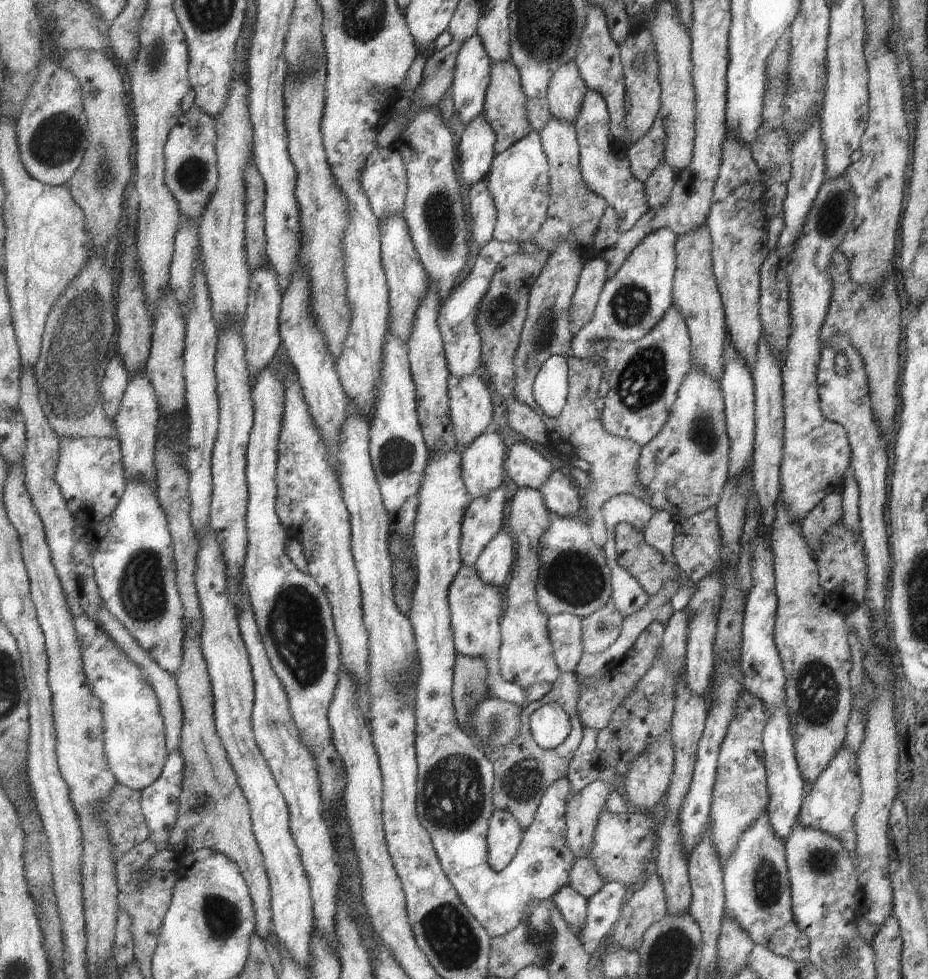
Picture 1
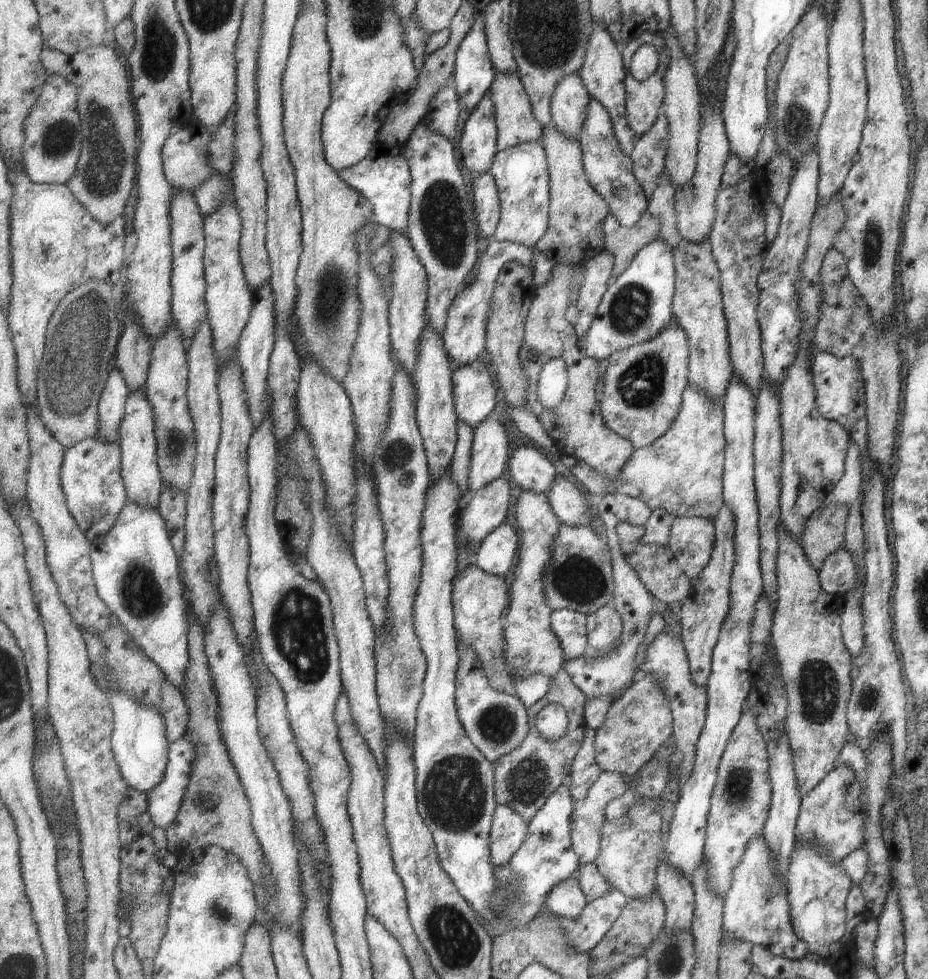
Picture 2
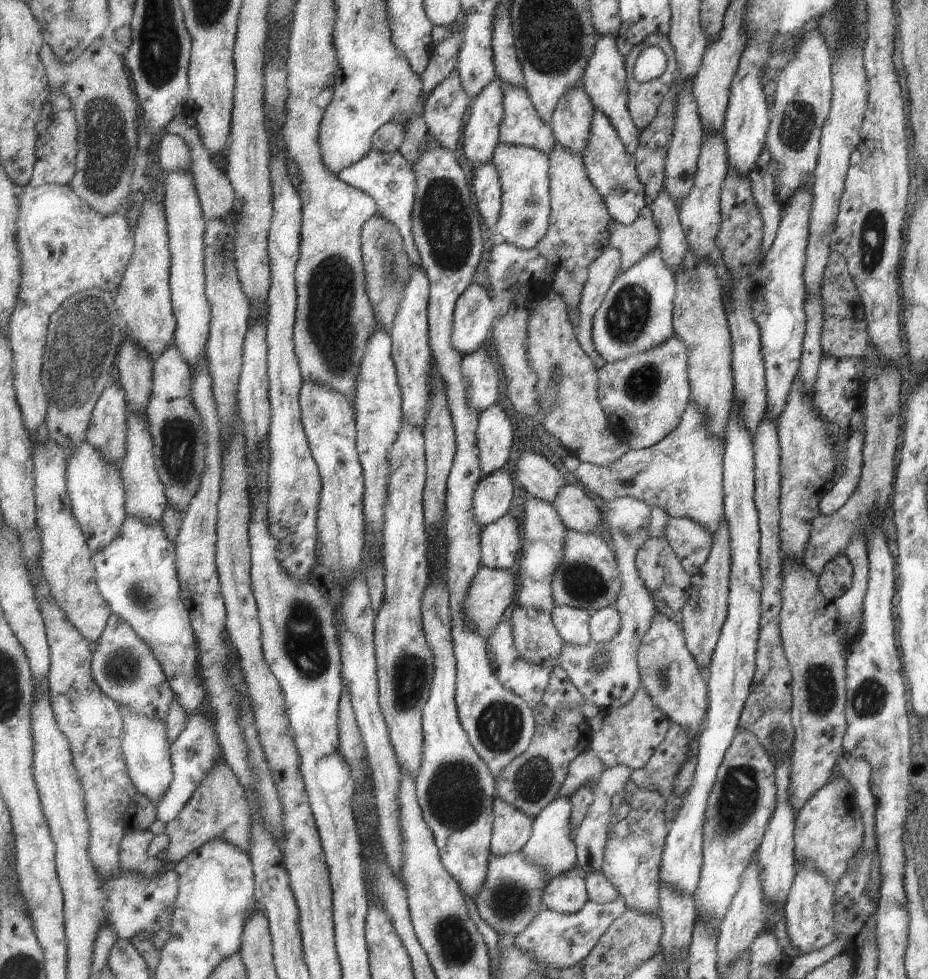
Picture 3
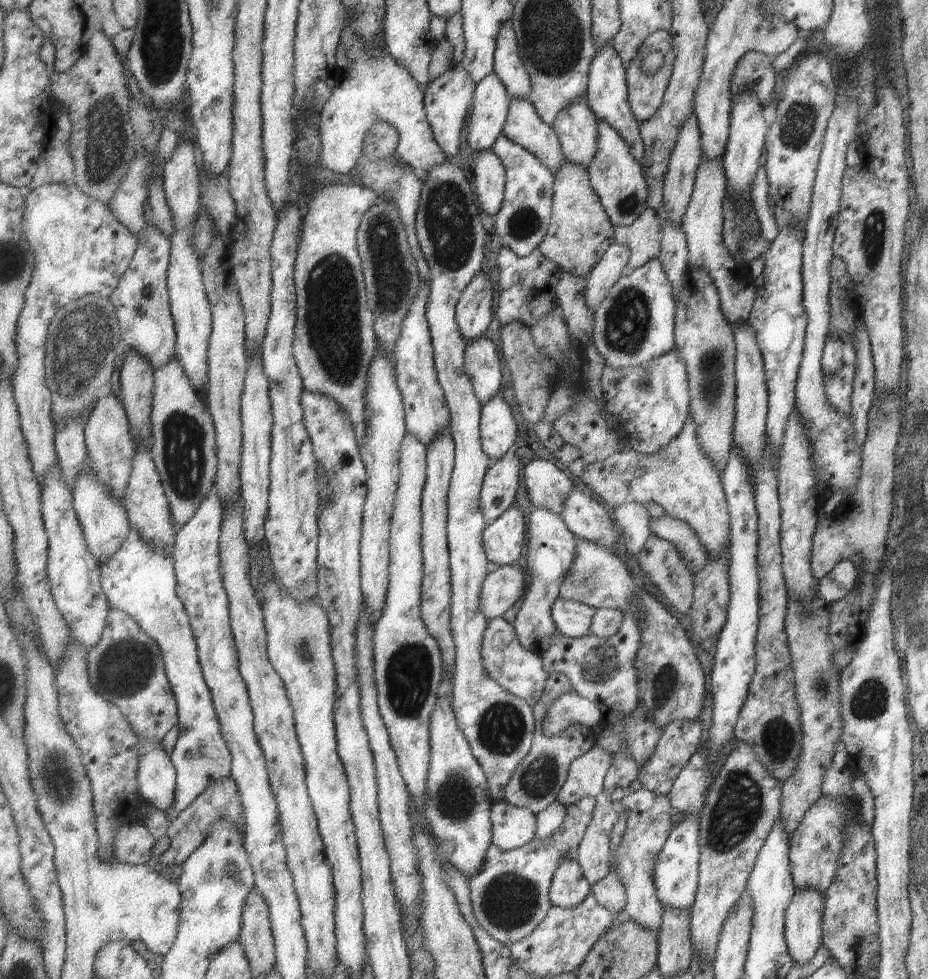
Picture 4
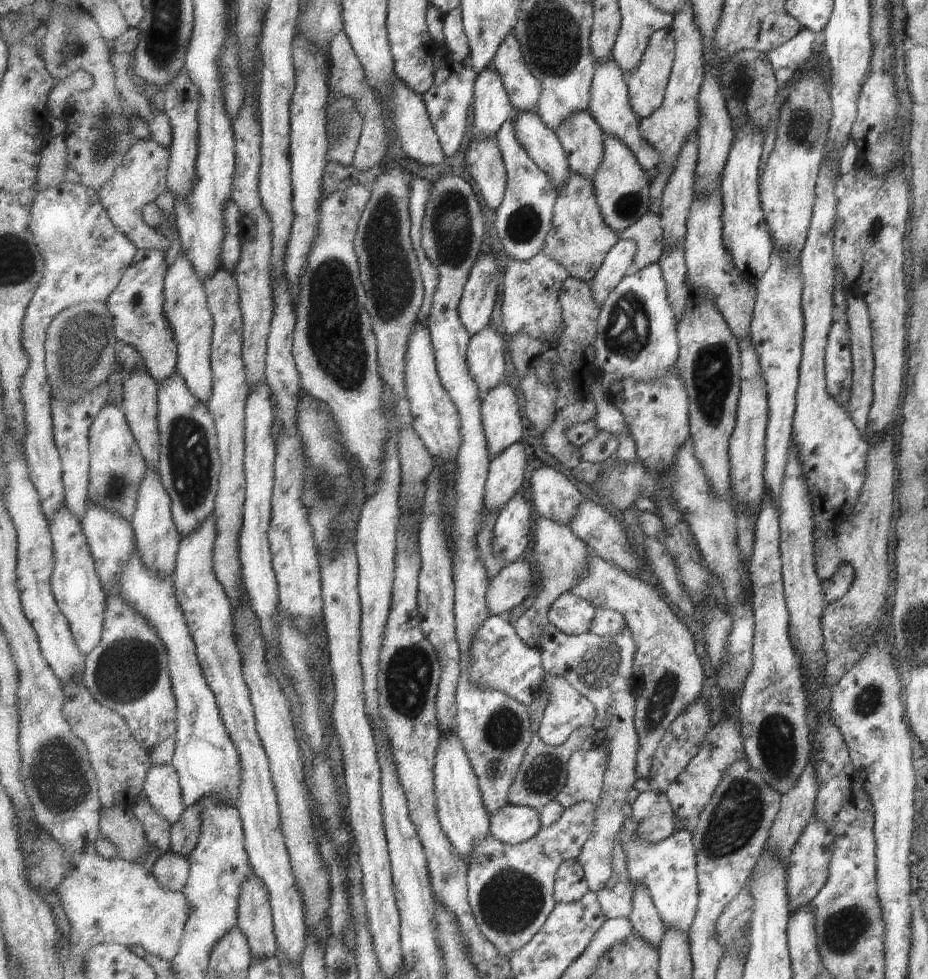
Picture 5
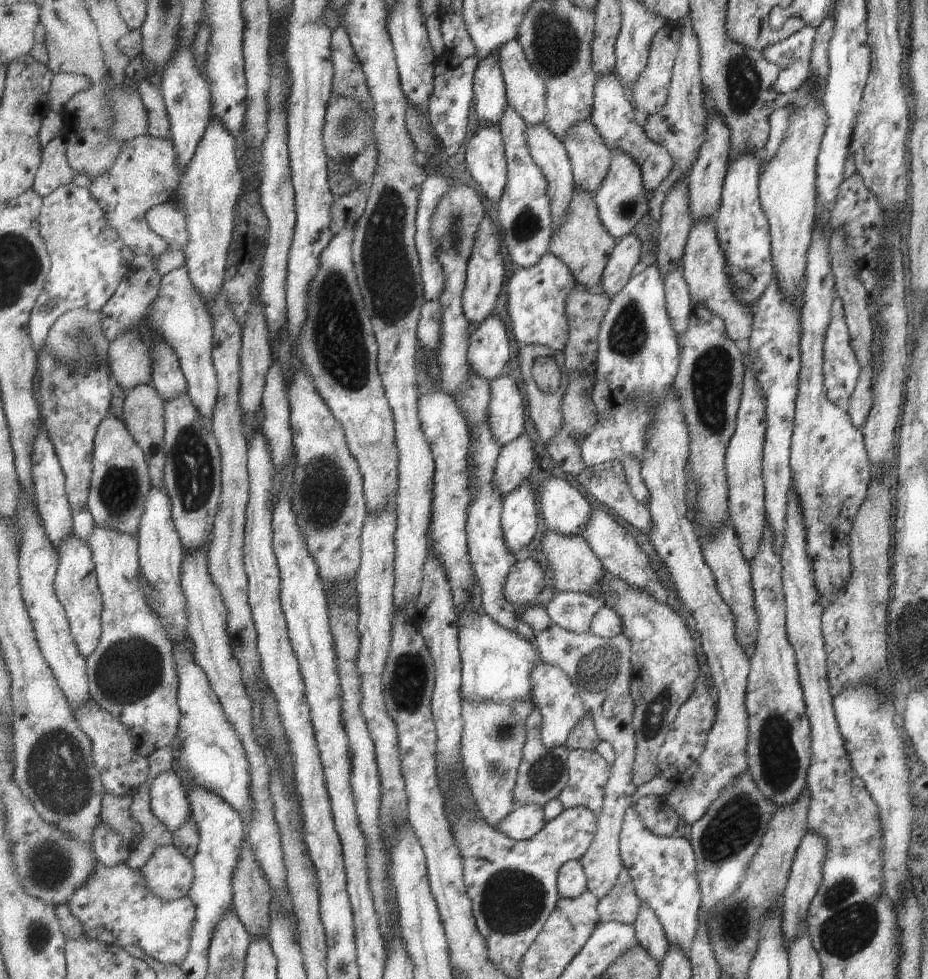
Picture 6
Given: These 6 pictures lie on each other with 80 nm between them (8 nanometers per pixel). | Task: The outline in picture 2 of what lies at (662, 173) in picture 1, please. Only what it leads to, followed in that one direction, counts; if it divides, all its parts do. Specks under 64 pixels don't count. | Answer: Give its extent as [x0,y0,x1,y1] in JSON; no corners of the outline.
[648,174,683,249]

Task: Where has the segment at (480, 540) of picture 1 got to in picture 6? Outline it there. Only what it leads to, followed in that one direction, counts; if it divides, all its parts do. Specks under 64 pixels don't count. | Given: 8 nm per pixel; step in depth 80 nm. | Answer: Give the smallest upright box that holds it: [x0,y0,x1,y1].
[495,433,533,498]

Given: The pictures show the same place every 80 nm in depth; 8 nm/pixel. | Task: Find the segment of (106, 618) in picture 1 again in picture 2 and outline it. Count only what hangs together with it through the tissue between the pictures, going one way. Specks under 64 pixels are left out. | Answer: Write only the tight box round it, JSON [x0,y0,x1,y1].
[159,678,190,742]

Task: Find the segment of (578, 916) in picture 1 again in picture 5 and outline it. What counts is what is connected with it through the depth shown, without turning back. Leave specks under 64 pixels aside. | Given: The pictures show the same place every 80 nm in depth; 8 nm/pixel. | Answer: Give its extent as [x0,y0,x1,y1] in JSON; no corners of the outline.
[555,859,590,904]

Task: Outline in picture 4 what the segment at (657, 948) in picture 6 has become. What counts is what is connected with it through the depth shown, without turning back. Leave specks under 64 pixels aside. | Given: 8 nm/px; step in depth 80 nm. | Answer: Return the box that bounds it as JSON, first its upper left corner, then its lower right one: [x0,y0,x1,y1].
[615,786,675,931]

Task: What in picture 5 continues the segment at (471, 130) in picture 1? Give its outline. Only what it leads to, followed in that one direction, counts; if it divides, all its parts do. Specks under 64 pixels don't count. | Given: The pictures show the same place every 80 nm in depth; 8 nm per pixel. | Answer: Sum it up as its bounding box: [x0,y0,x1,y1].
[472,65,519,140]

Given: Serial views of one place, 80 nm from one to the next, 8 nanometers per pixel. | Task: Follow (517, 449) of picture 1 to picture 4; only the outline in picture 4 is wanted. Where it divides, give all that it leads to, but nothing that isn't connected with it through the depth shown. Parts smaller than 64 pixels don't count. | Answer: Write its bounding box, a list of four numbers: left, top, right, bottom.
[522,460,577,517]

